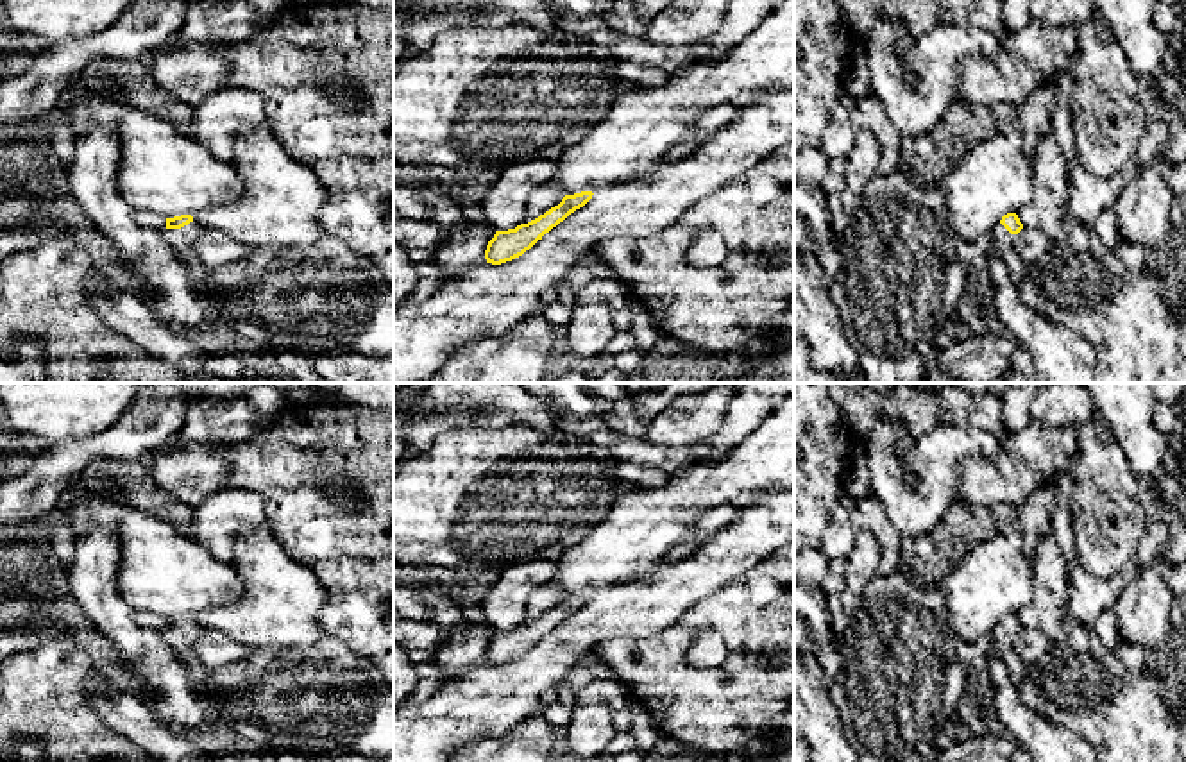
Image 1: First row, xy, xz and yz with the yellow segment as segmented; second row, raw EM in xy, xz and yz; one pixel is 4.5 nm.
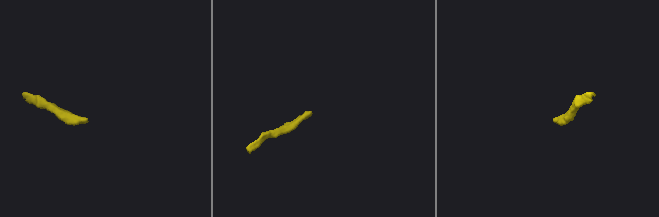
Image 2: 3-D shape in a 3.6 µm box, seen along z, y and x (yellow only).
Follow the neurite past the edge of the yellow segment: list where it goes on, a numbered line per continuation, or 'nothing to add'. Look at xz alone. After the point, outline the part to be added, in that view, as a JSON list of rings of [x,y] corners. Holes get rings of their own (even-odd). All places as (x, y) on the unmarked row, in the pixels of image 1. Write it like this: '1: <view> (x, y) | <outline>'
nothing to add

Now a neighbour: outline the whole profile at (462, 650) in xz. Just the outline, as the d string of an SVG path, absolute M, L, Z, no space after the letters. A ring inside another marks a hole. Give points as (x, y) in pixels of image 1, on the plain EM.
M487 621L481 624L469 624L463 631L451 633L435 653L435 664L444 673L440 685L453 682L469 667L481 664L494 635L496 630Z

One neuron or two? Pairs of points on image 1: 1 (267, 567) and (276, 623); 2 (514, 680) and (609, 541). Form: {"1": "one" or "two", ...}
{"1": "one", "2": "two"}

